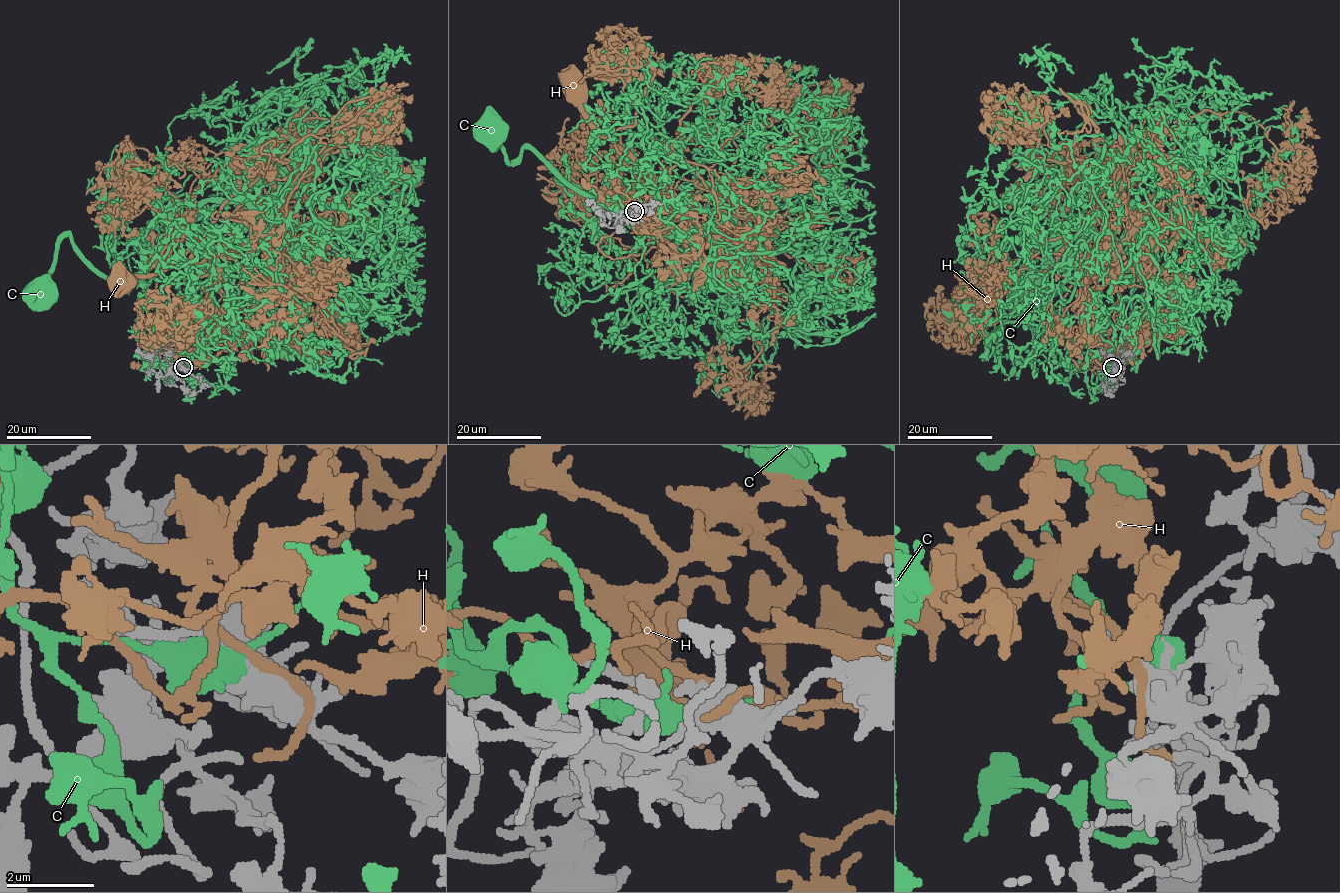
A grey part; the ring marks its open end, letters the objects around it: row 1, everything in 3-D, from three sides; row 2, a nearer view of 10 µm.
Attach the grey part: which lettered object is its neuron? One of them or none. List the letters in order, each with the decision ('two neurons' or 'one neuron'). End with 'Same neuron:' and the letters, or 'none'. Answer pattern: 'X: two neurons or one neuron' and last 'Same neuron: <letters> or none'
C: two neurons
H: one neuron
Same neuron: H

